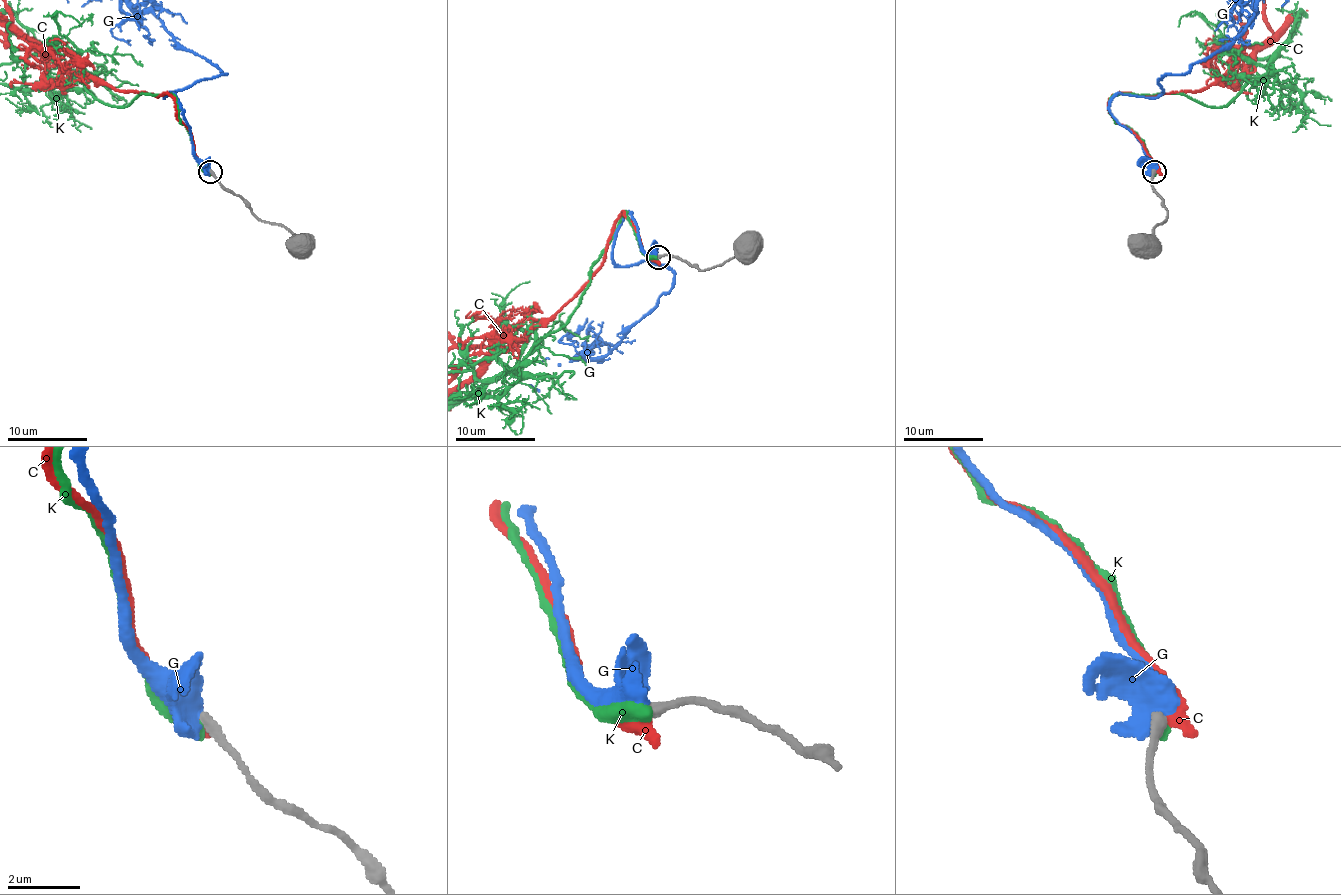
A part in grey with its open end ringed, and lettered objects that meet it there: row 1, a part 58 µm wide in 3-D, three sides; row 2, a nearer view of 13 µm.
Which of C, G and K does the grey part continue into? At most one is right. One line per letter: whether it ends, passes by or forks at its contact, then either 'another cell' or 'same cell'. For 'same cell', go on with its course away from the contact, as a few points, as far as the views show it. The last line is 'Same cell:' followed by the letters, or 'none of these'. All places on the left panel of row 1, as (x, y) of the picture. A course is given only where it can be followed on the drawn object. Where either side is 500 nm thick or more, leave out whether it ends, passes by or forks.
C: it ends there; another cell
G: another cell
K: it ends there; same cell
Same cell: K

